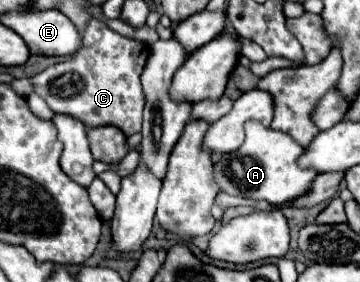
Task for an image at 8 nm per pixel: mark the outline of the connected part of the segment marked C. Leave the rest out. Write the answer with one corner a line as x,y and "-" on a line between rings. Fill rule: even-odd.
93,18
83,32
83,50
33,76
33,92
37,92
53,112
79,118
87,130
97,126
117,126
131,136
141,130
145,96
139,76
147,56
149,48
145,44
125,38
113,32
105,22

